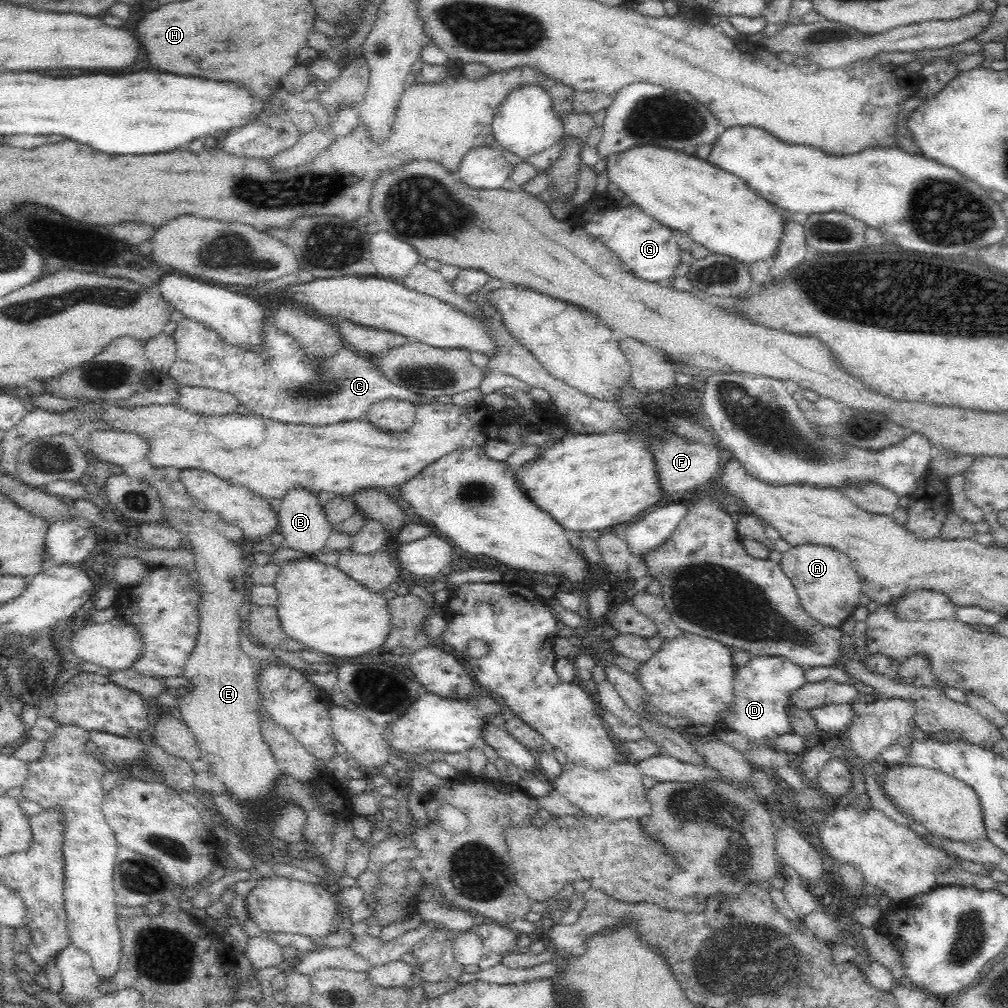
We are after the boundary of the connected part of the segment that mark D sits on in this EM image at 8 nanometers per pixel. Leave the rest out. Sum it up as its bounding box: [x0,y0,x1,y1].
[723,656,806,744]

